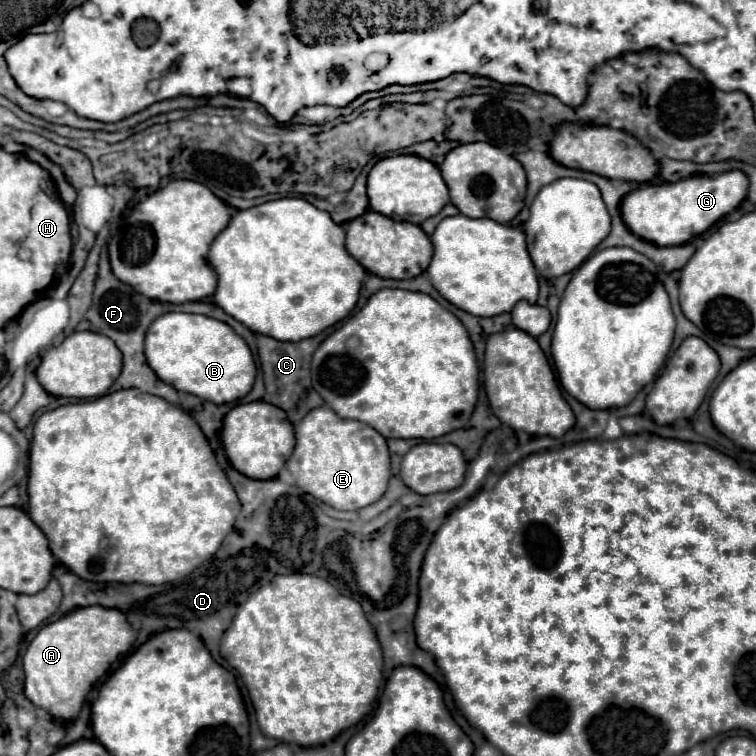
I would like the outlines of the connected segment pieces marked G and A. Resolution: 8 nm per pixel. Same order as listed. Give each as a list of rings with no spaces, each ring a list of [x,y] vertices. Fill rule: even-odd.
[[[730,171],[722,175],[692,175],[680,179],[678,183],[658,183],[644,185],[626,199],[622,199],[622,221],[634,235],[646,239],[658,247],[672,247],[690,243],[694,237],[702,235],[730,211],[734,211],[748,193],[748,177],[742,171]]]
[[[104,607],[76,609],[62,619],[44,625],[26,649],[24,667],[24,695],[48,715],[62,723],[72,723],[80,707],[96,683],[120,655],[128,653],[136,641],[136,631],[128,625],[124,613]]]

